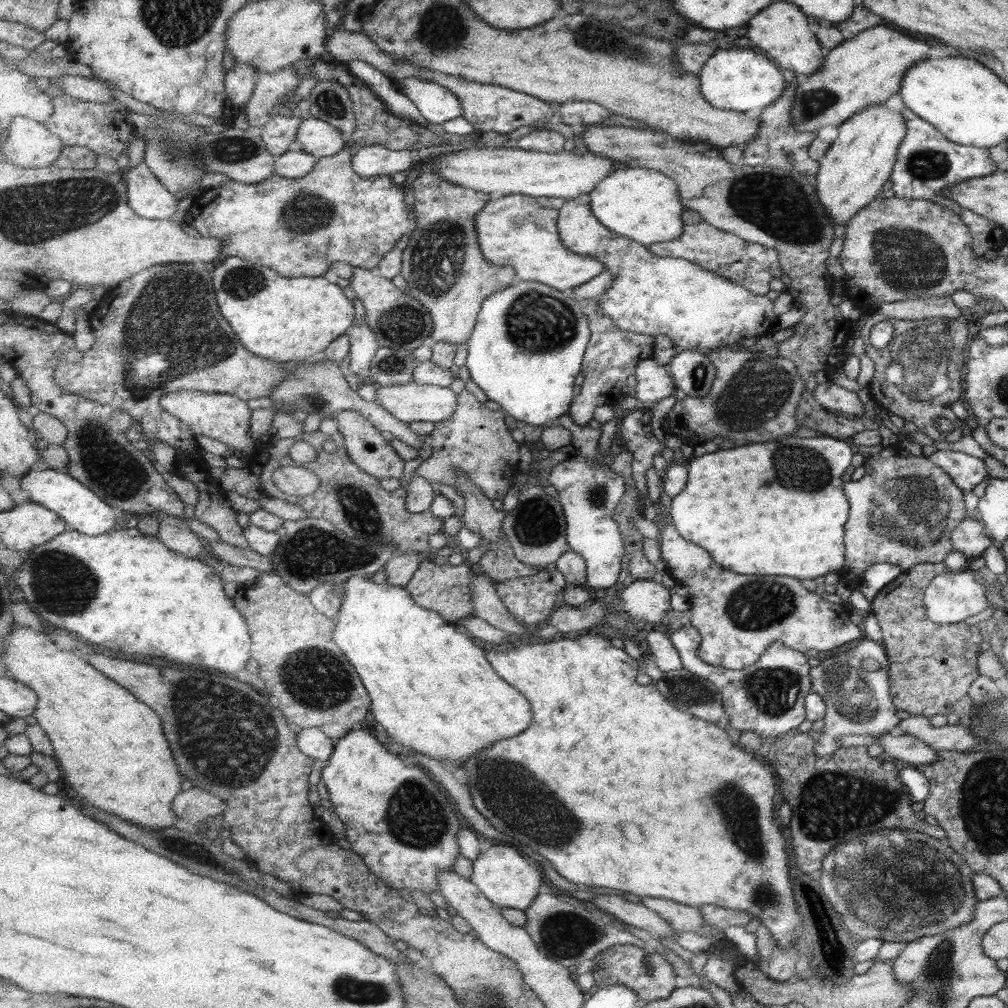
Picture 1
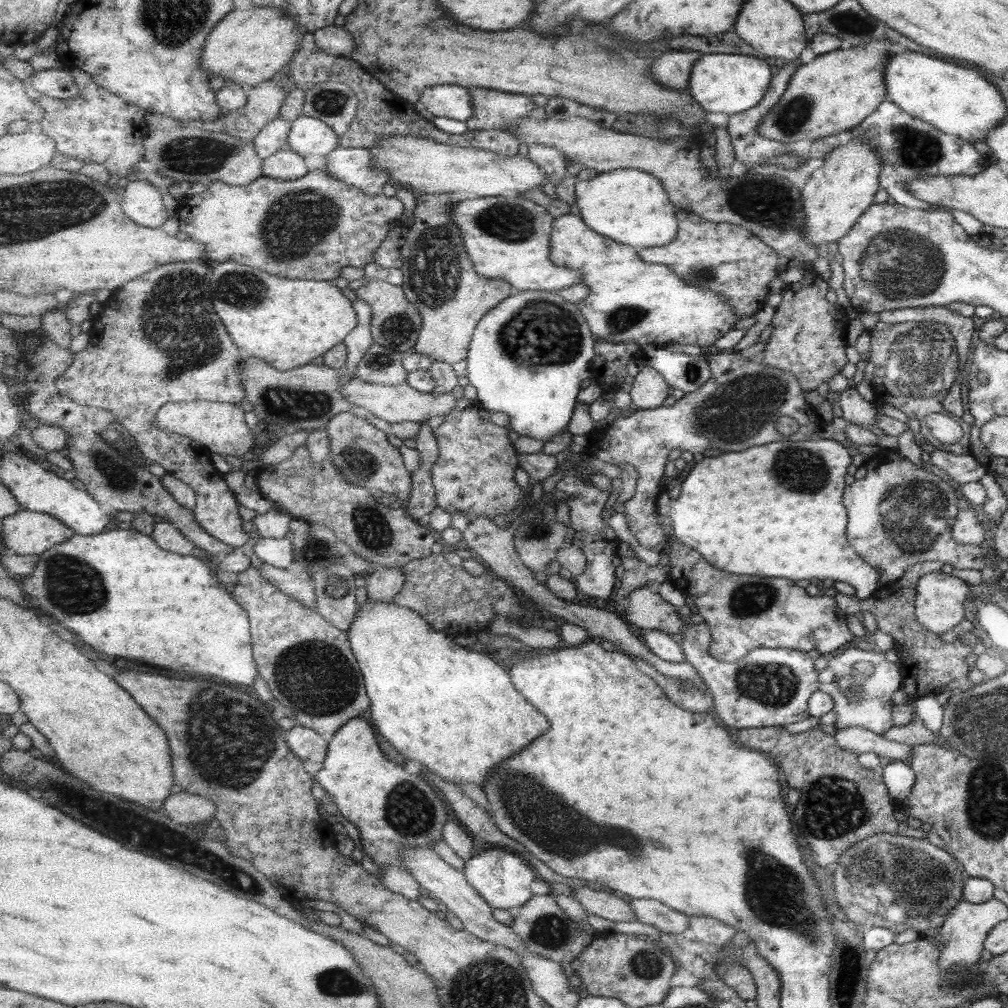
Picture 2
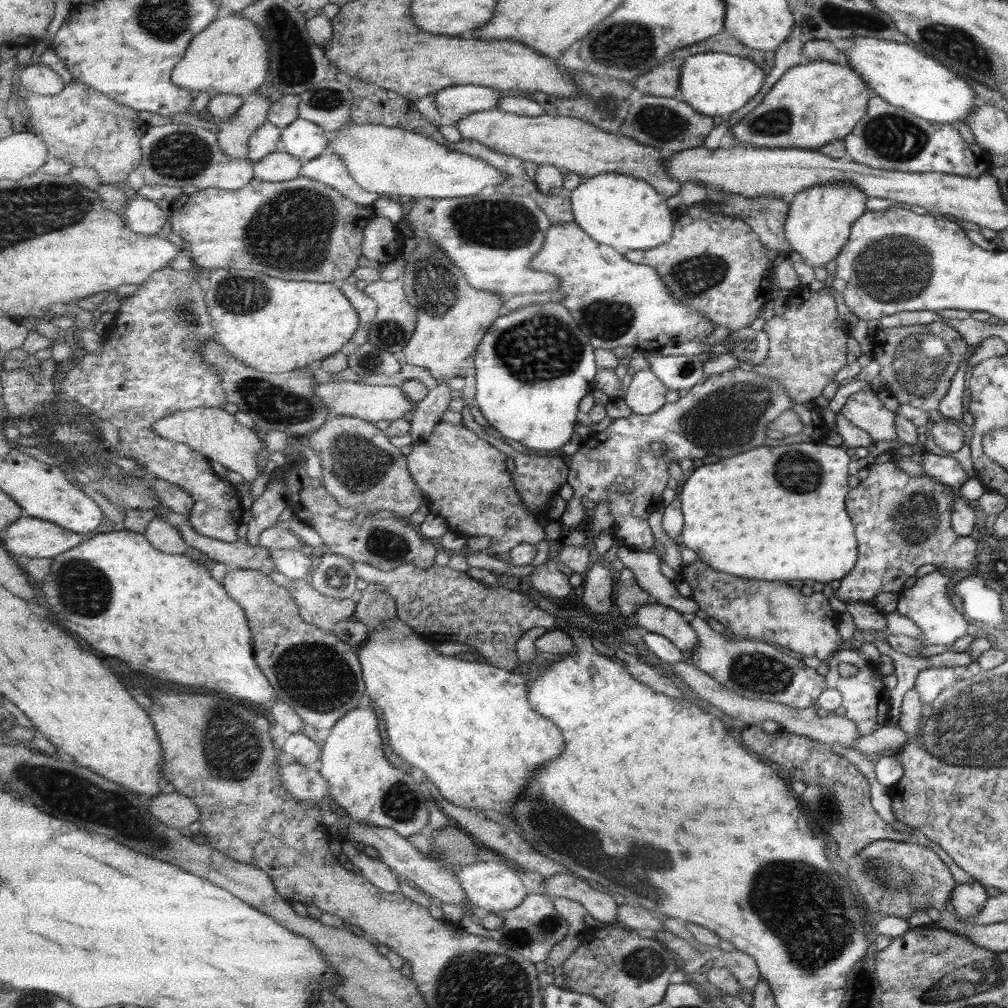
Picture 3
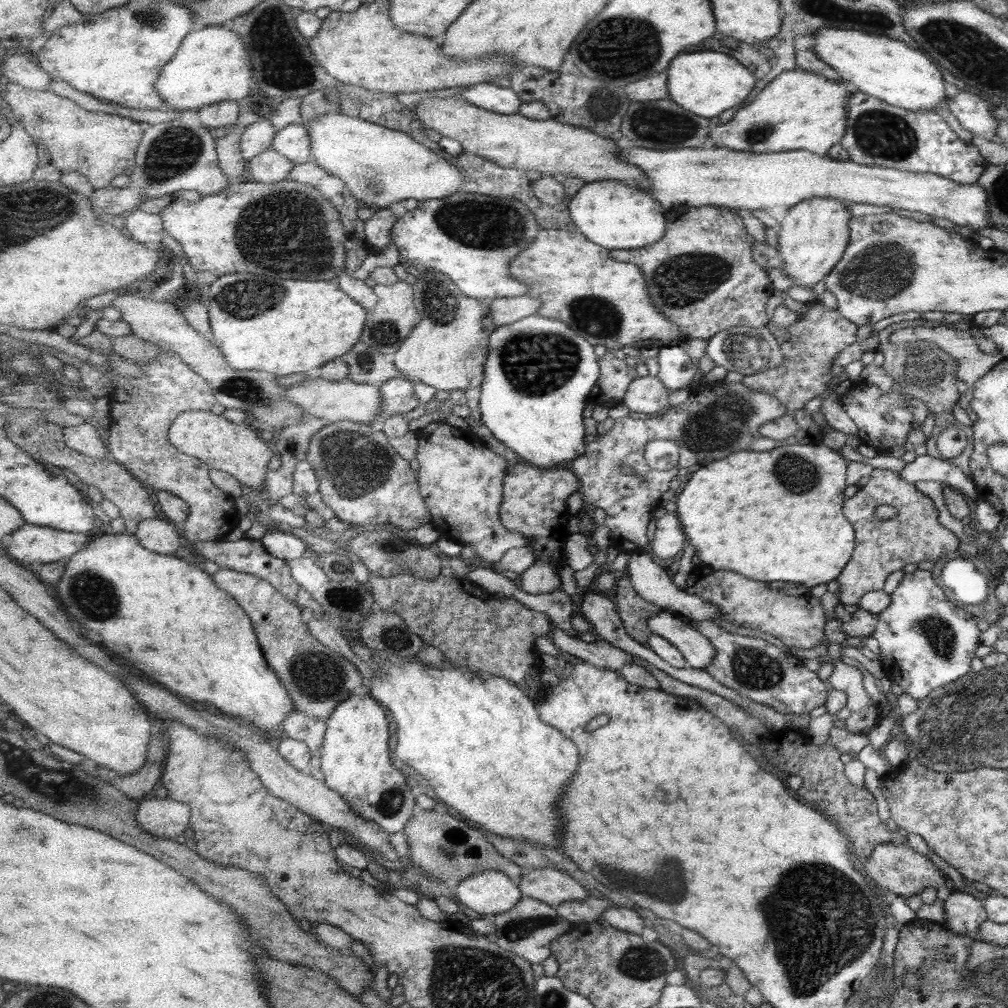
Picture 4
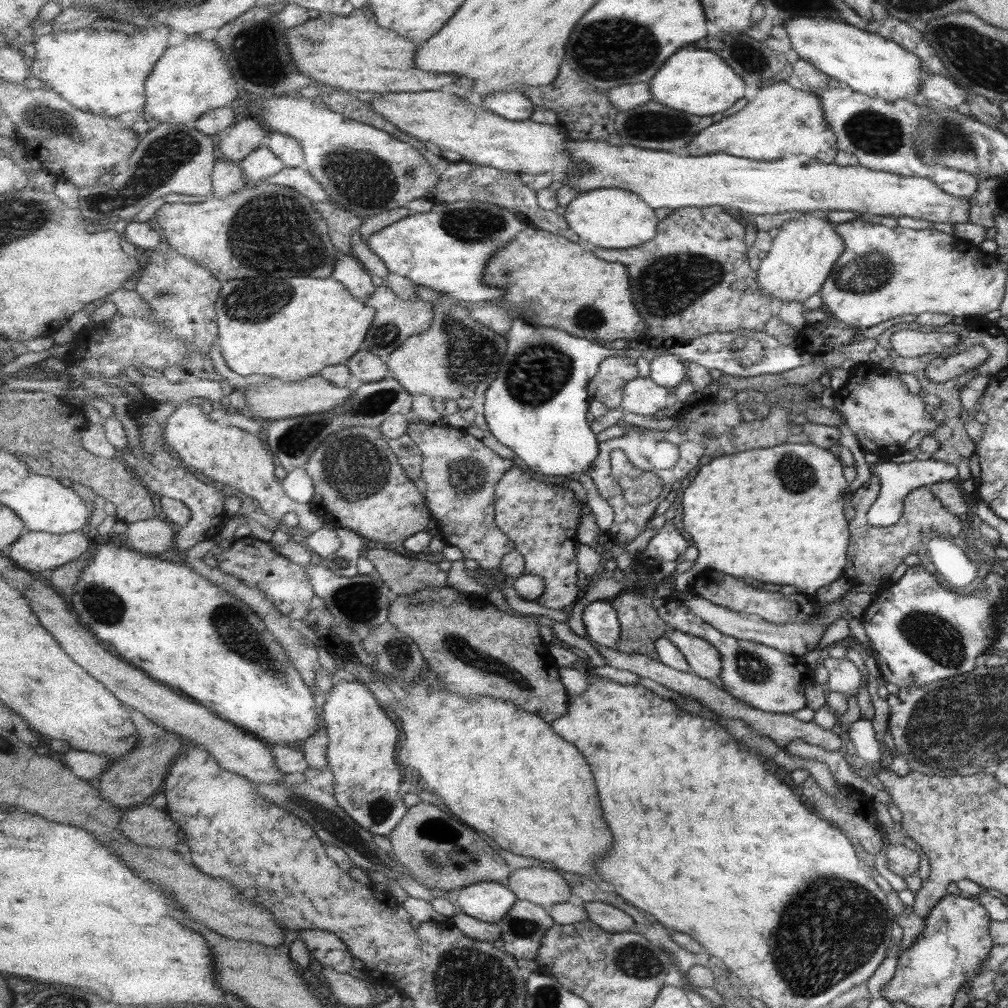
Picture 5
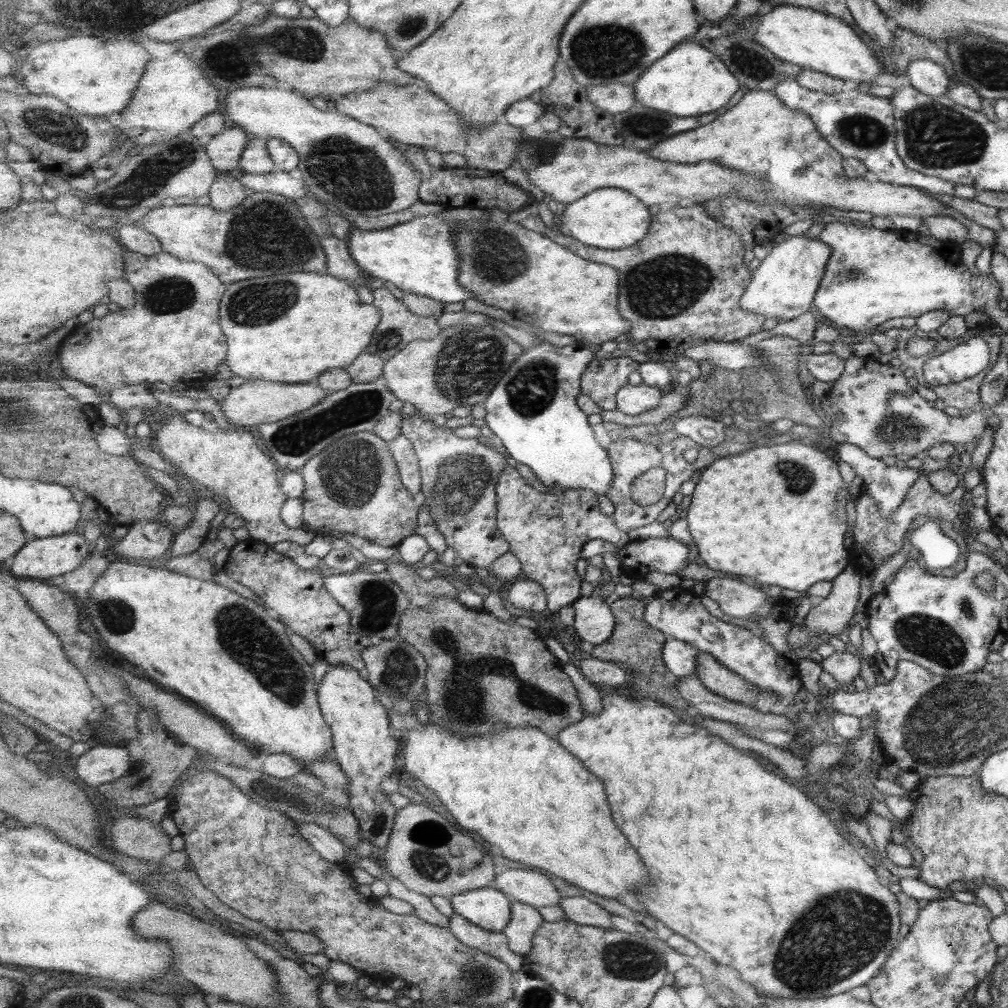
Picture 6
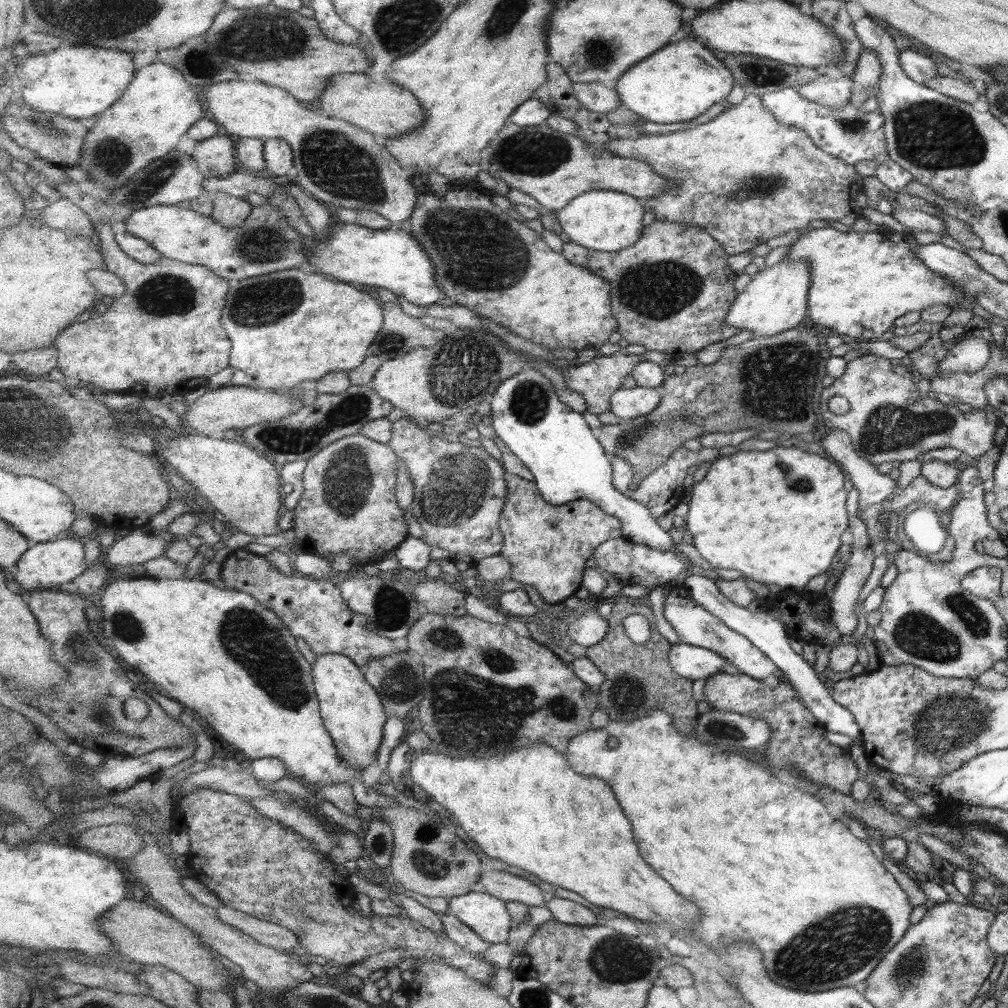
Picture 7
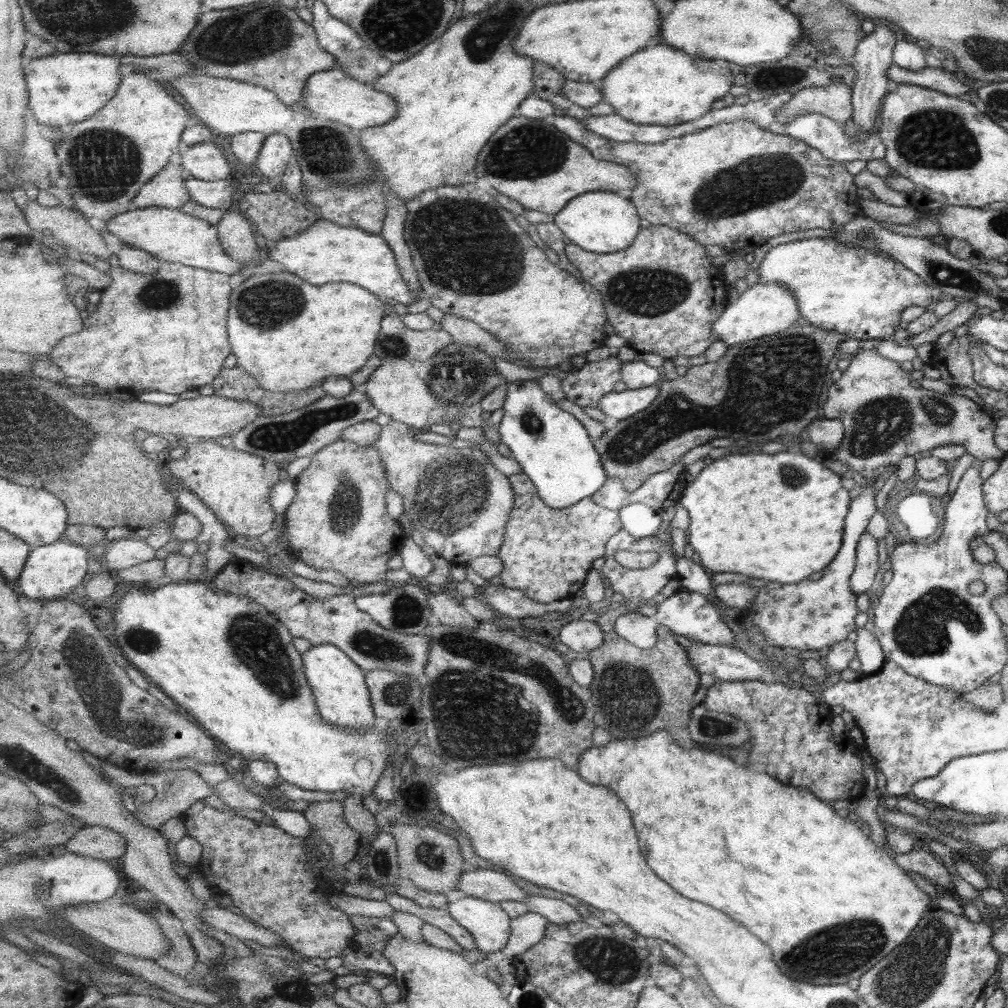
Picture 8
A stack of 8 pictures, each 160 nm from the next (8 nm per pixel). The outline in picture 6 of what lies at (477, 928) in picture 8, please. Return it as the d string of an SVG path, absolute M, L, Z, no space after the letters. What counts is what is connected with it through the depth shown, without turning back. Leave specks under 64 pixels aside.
M492 886L453 895L449 901L453 912L485 930L504 932L512 921L513 898Z

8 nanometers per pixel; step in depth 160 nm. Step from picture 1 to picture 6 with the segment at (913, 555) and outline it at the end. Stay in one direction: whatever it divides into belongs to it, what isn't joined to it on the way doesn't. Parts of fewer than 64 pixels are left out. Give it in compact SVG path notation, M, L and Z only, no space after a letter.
M919 475L915 482L906 490L903 502L887 517L883 518L878 511L878 508L871 502L866 491L859 494L855 501L855 522L852 530L853 542L857 546L859 552L865 552L869 570L873 571L881 564L887 556L906 550L903 545L903 534L907 528L914 526L917 519L921 516L928 516L929 518L936 518L938 521L946 520L947 522L955 522L957 514L962 509L963 494L966 489L964 487L956 486L949 494L939 494L927 482L926 475Z

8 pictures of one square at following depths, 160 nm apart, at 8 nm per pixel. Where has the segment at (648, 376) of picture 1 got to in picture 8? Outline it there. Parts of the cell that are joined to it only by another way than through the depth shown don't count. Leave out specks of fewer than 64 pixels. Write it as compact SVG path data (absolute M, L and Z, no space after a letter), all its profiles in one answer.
M659 385L637 390L626 388L624 391L613 391L603 396L598 407L605 414L622 421L648 409L656 401L659 393Z

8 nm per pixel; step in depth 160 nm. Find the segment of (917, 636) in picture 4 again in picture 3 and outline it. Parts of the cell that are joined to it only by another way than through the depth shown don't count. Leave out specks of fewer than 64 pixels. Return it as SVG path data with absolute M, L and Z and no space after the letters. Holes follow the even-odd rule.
M933 571L917 577L913 586L898 592L896 613L914 622L919 627L920 633L919 636L915 638L903 636L895 638L895 636L888 633L885 628L885 630L883 630L885 633L885 642L887 642L895 652L901 652L901 654L906 654L907 656L923 656L920 652L925 645L935 644L935 646L949 647L957 638L965 635L968 620L964 615L959 614L950 603L947 595L947 582L949 582L947 576L939 574L939 571ZM942 666L939 668L929 667L920 670L915 677L913 690L917 691L922 705L930 704L941 690L950 686L958 676L966 676L964 666Z

